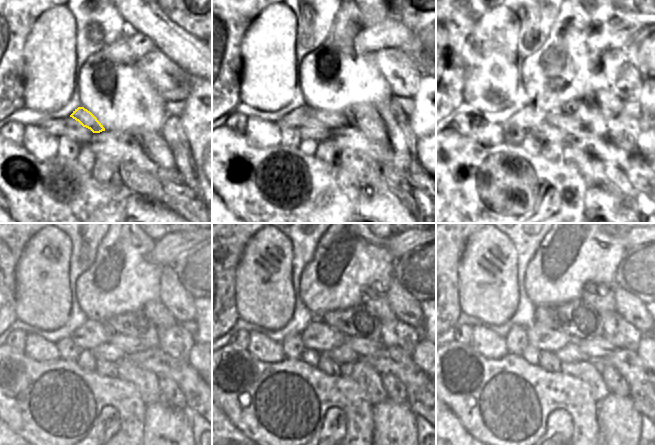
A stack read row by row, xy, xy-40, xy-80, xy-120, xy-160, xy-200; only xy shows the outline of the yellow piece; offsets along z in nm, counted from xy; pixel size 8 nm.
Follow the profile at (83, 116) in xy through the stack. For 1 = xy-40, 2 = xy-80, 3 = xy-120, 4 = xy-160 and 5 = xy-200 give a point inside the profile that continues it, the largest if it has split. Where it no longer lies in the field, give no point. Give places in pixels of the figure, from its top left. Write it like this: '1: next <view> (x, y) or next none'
1: next xy-40 (331, 120)
2: next xy-80 (561, 116)
3: next xy-120 (127, 344)
4: next xy-160 (363, 347)
5: next xy-200 (598, 348)

